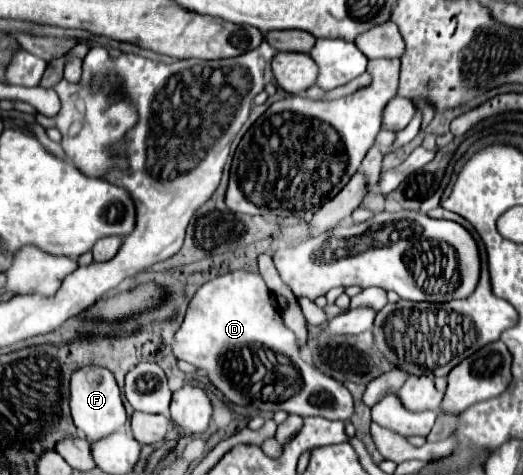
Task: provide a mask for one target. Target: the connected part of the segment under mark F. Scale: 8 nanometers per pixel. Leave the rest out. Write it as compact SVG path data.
M83 366L71 376L71 416L75 426L85 434L89 442L101 440L111 432L123 430L127 422L127 414L121 402L121 392L115 382L115 376L101 366Z

